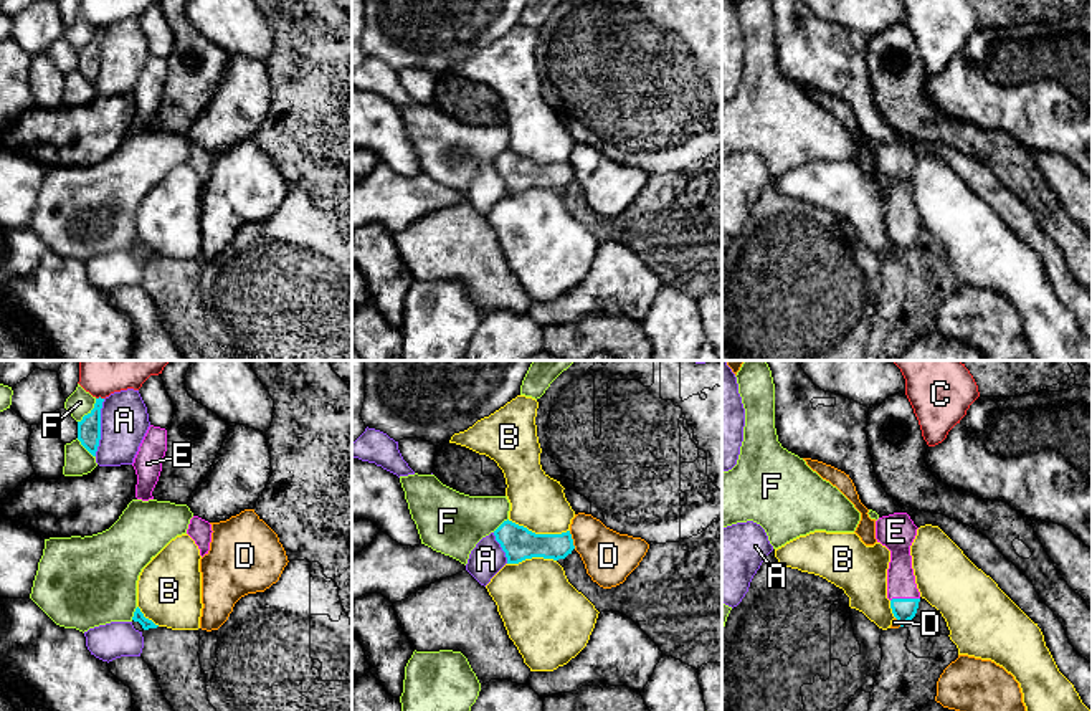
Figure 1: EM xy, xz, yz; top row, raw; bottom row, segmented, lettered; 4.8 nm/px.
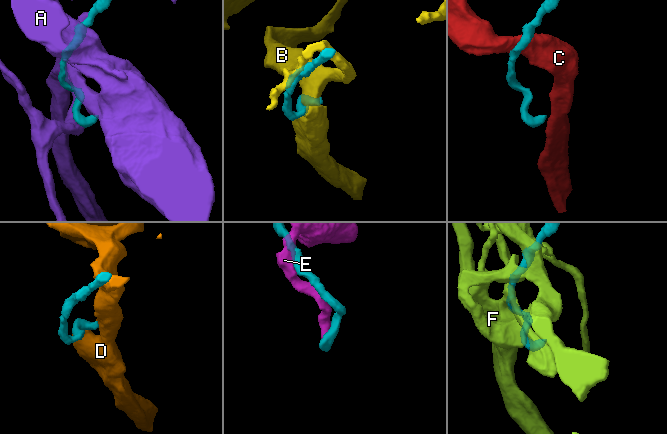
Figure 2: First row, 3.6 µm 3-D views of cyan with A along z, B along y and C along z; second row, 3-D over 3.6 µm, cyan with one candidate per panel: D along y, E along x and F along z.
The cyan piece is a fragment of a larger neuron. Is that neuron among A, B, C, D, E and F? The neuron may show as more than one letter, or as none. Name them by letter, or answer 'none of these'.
E

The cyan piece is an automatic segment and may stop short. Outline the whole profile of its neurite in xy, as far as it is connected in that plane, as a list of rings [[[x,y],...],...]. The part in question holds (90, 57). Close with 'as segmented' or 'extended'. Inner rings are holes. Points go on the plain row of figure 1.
[[[96,28],[94,38],[78,51],[78,69],[93,86],[96,86],[101,69],[102,31],[104,28]]] | as segmented

